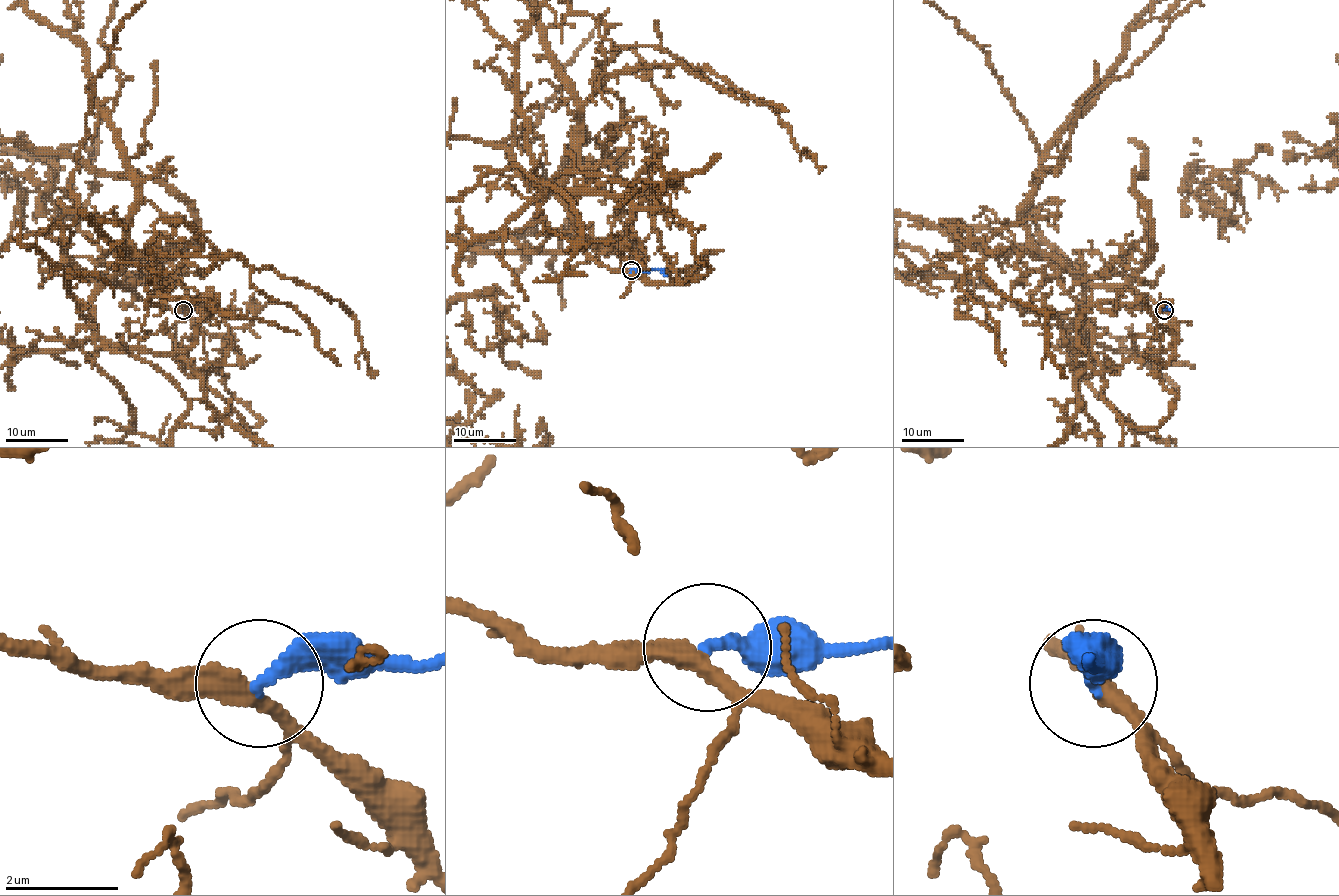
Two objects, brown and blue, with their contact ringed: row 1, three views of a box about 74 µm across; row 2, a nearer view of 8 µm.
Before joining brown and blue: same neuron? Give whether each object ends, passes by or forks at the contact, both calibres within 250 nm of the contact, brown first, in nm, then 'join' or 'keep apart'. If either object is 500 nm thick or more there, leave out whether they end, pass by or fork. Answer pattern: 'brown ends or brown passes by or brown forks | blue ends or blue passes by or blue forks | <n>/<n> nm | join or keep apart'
brown passes by | blue ends | 320/280 nm | keep apart

